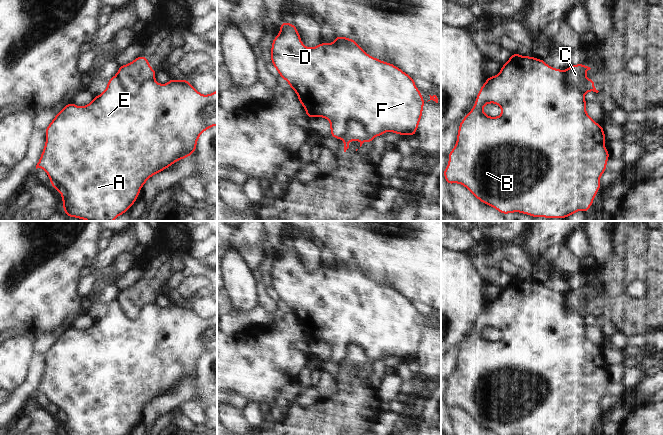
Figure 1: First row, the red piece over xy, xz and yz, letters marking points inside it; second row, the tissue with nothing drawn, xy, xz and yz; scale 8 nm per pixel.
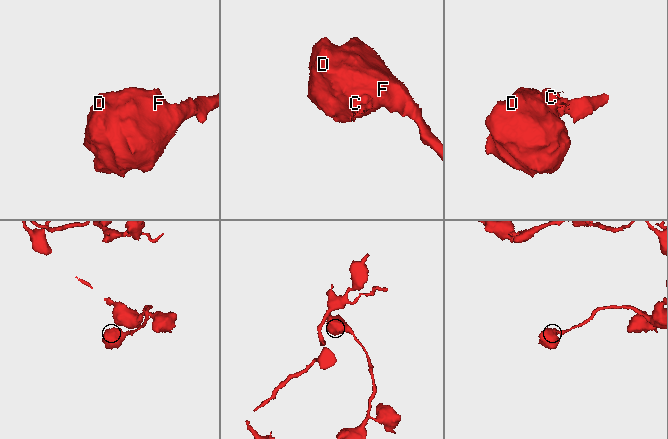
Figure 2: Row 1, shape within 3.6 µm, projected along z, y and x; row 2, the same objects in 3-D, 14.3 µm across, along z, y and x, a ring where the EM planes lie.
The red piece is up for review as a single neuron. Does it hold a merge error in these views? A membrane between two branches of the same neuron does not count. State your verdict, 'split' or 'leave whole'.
split

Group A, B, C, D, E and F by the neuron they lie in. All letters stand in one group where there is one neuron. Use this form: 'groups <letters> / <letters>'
groups A B D E F / C

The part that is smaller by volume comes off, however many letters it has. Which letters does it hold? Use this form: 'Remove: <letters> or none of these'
Remove: C

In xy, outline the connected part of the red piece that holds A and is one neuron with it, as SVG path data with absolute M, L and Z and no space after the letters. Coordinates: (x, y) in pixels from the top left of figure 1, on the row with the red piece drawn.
M116 76L108 80L105 91L94 96L93 100L86 106L79 107L71 101L54 117L52 122L45 130L46 142L41 157L36 165L42 168L50 178L50 185L53 186L61 195L63 210L66 217L75 217L88 221L113 221L118 216L126 213L135 203L140 194L140 189L149 178L157 173L169 168L176 161L187 158L194 154L199 136L207 129L217 125L217 90L209 95L199 93L187 79L175 80L173 78L166 84L159 84L155 80L144 81L140 90L135 96L127 95L122 89Z

